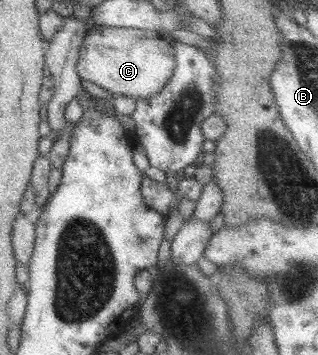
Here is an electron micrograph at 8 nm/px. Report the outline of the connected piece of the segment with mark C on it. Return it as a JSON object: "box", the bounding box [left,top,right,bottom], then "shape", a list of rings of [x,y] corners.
{"box":[76,26,174,98],"shape":[[[89,26],[84,36],[76,60],[76,73],[82,81],[88,81],[111,95],[124,97],[150,98],[162,90],[162,86],[170,80],[174,72],[174,57],[169,38],[160,35],[158,31],[134,29],[129,27]]]}

